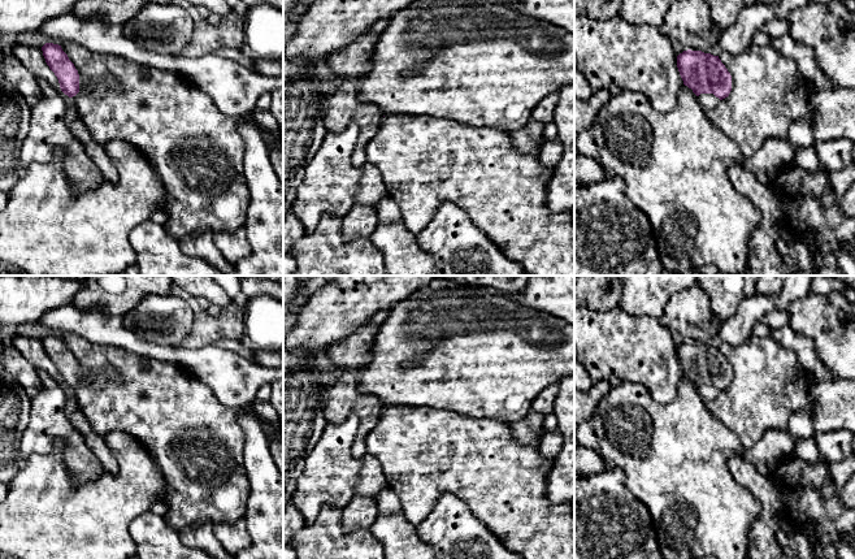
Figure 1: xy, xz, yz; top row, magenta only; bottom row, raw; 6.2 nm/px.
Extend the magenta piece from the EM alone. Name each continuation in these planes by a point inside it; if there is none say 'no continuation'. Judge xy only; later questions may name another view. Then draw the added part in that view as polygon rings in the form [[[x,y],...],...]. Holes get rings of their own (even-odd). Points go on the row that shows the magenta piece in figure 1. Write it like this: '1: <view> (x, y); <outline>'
no continuation

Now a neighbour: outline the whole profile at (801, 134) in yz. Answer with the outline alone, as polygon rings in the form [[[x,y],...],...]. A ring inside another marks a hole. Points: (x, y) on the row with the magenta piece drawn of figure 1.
[[[804,120],[793,121],[789,129],[787,138],[793,144],[794,155],[797,150],[815,144],[812,127]]]

